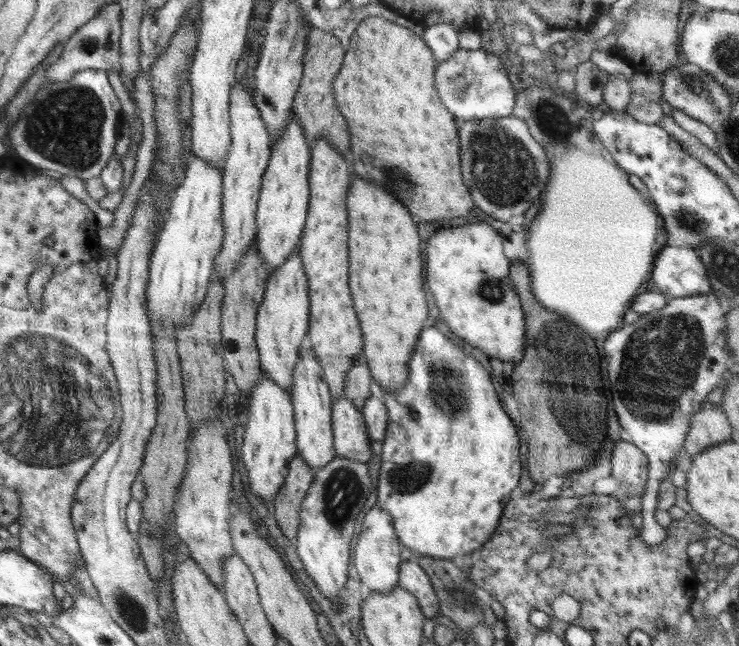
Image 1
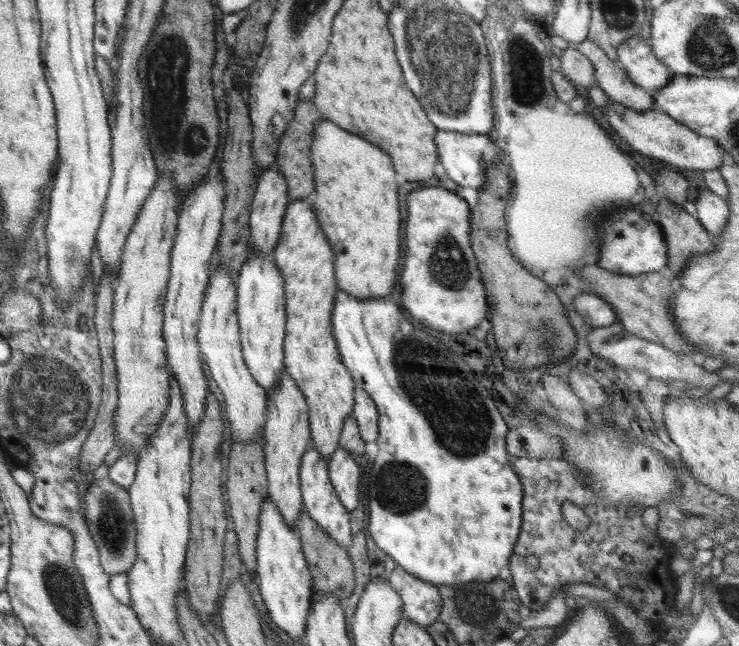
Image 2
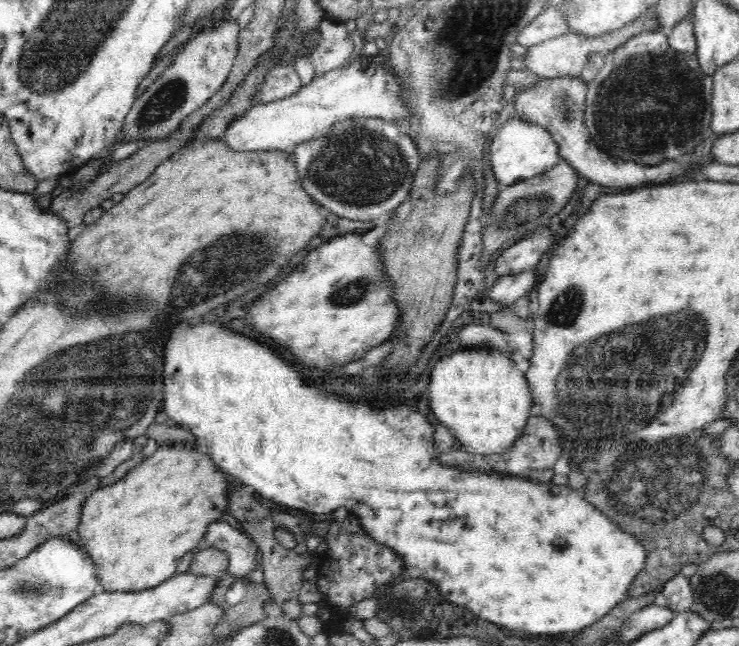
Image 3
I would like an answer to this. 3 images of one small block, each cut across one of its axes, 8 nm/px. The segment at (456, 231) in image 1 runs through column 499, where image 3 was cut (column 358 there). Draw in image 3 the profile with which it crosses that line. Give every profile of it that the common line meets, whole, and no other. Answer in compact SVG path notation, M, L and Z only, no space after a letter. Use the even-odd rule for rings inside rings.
M344 234L308 252L290 276L248 308L246 322L260 336L268 336L268 342L286 346L294 362L310 370L360 362L368 350L394 334L400 320L378 245L364 243L365 235Z

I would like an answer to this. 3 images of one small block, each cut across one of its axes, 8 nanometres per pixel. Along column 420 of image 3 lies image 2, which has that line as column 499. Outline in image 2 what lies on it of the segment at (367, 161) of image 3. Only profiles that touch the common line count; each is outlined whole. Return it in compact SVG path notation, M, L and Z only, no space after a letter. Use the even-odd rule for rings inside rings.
M438 130L435 134L438 162L443 174L454 180L462 187L481 189L485 185L485 170L494 163L502 164L498 148L487 137L486 133L466 133Z

